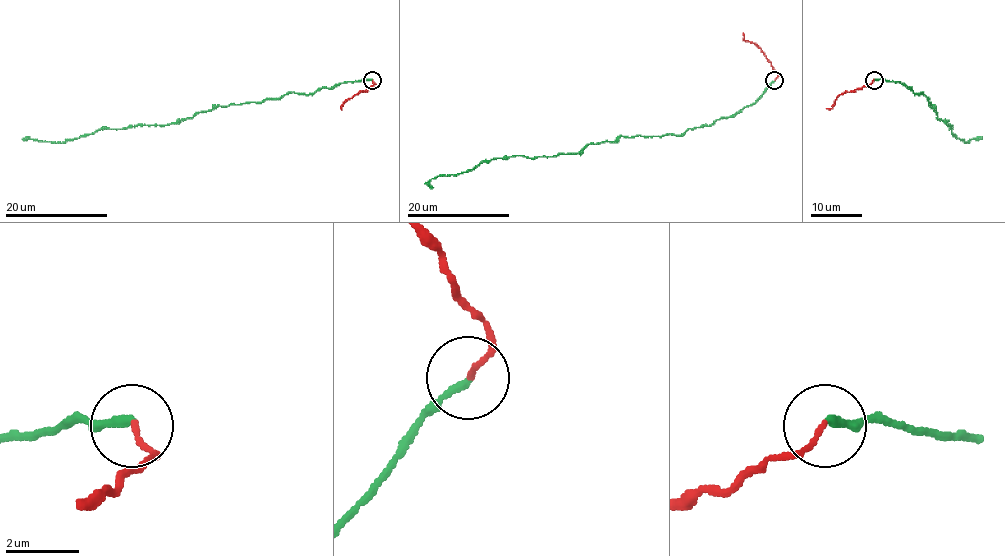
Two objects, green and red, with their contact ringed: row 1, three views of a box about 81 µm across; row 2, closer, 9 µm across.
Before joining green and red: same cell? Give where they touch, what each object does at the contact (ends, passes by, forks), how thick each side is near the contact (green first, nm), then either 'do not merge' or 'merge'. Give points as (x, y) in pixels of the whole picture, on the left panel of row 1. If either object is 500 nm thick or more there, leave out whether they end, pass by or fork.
place (372, 80); green ends; red ends; calibres 220 and 130 nm; do not merge

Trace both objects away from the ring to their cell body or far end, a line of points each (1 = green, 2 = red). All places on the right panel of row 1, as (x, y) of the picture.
1: (873, 79), (899, 81), (918, 94), (922, 92), (937, 117), (965, 143), (982, 136)
2: (873, 80), (859, 89), (844, 92), (834, 106), (826, 108)

